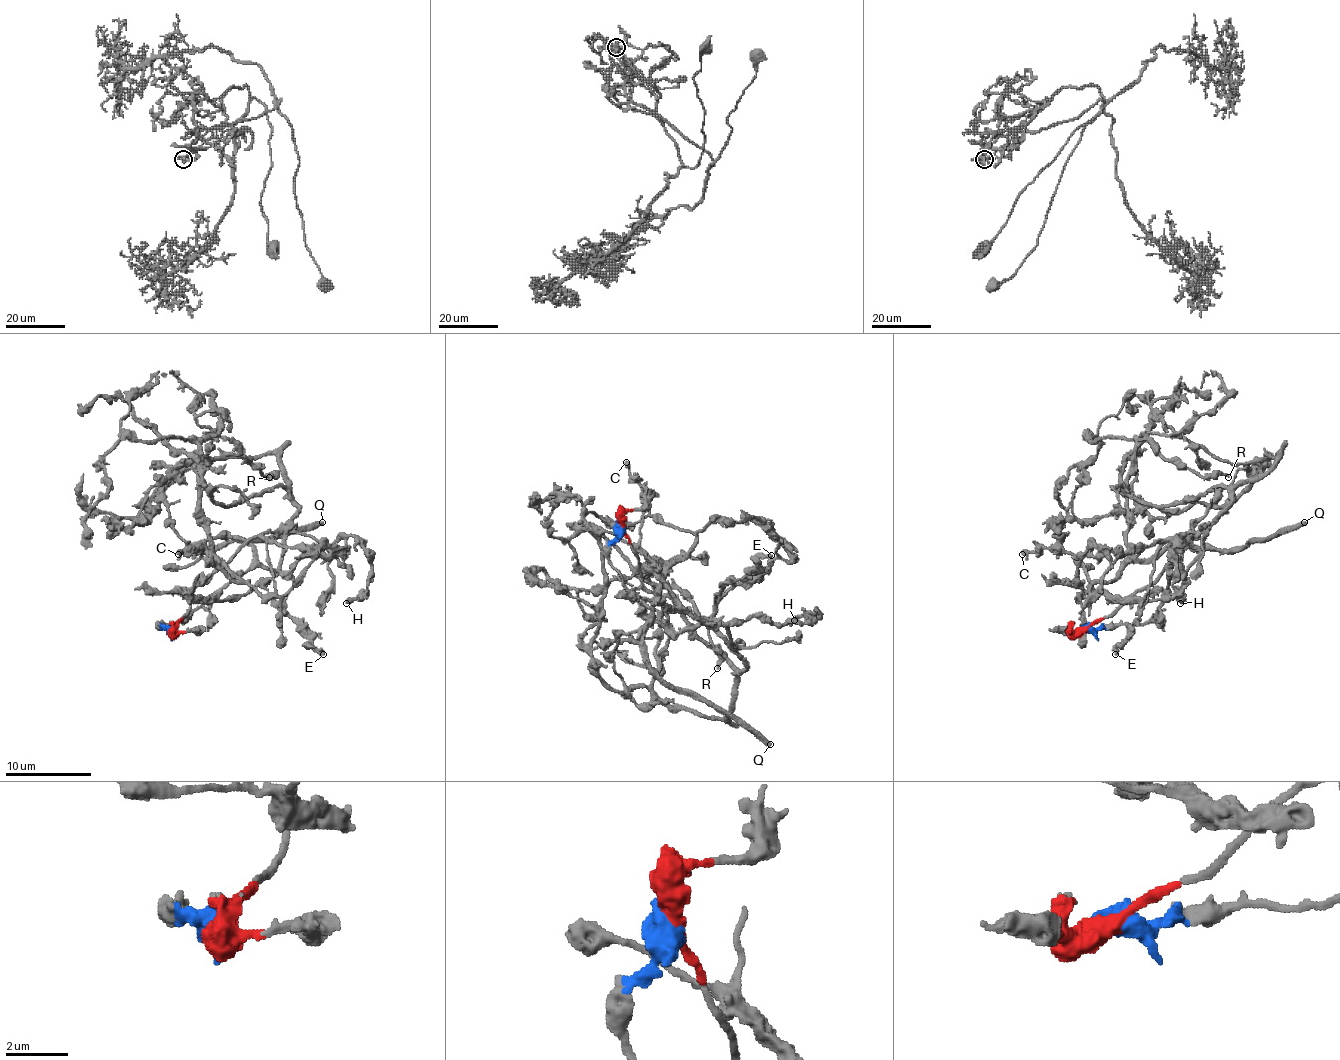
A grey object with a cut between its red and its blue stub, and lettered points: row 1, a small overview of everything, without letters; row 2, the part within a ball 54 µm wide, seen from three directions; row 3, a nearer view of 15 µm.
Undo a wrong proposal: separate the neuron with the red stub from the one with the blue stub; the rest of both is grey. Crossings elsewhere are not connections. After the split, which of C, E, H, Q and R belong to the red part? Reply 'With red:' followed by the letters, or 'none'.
With red: E

